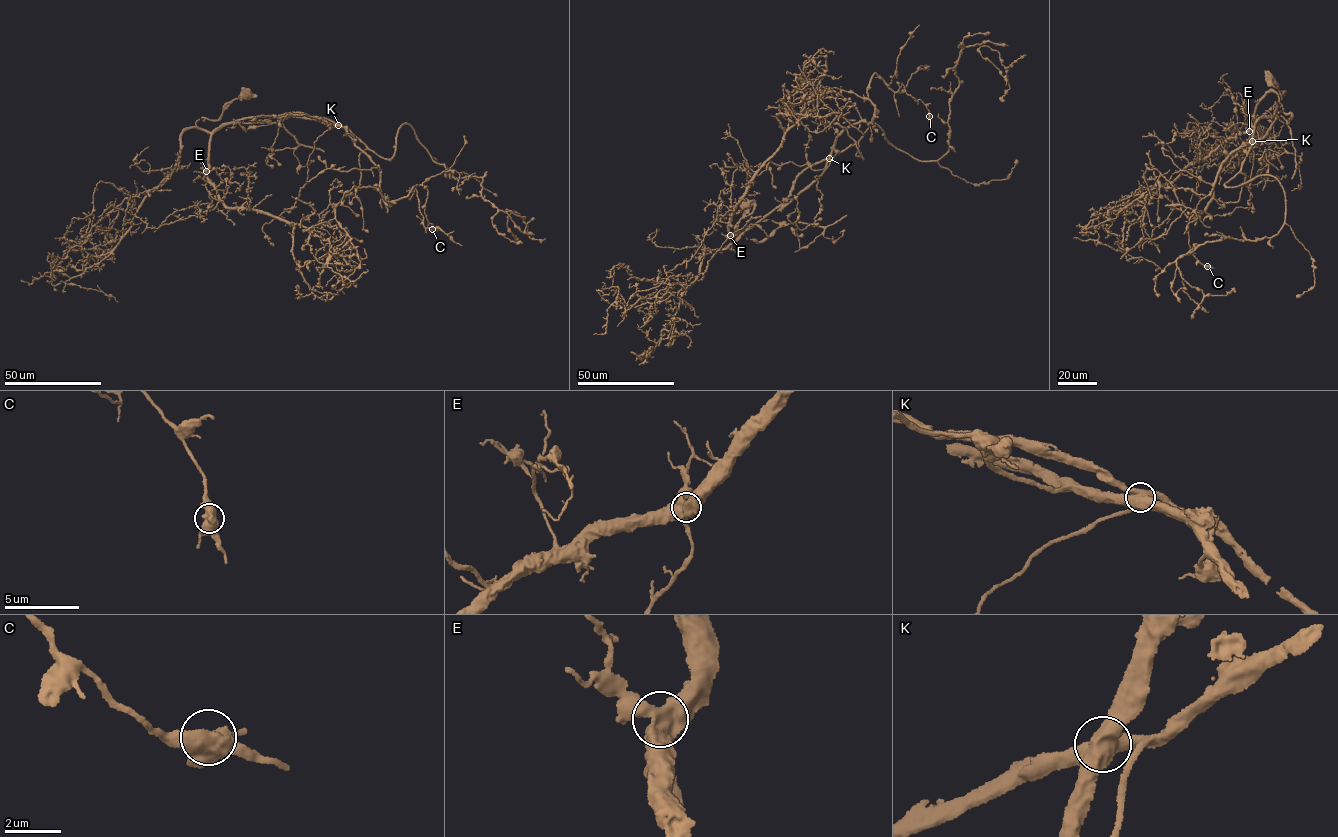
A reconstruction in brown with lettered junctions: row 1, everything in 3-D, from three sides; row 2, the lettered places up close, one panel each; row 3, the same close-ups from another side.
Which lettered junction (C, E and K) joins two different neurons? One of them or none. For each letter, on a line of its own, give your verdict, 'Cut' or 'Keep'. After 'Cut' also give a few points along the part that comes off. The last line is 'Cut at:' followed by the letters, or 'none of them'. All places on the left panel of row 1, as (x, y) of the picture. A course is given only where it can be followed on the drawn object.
C: Keep
E: Keep
K: Cut. Course of the part to remove: (338, 125), (378, 168), (389, 206), (413, 186), (424, 226), (439, 229), (462, 246)
Cut at: K

